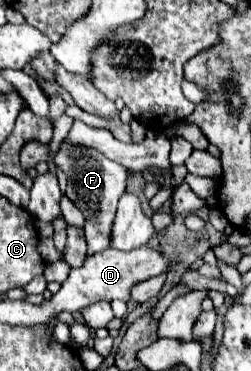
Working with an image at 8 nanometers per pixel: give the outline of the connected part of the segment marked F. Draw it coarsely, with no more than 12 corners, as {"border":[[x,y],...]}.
{"border":[[85,146],[55,164],[85,216],[87,256],[111,246],[127,168]]}

